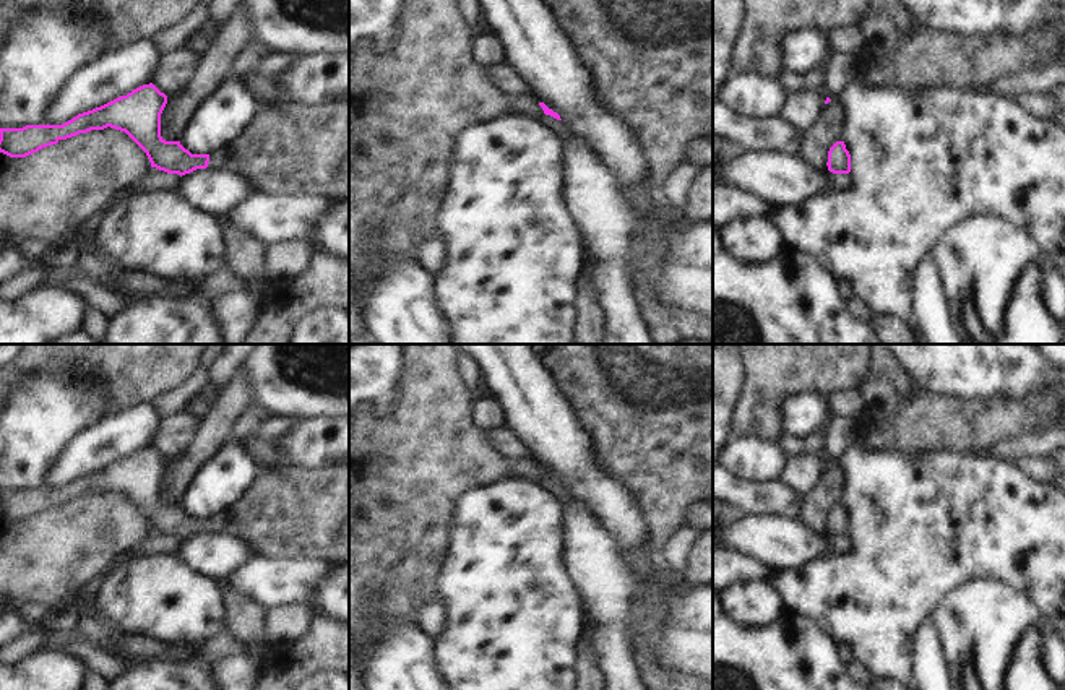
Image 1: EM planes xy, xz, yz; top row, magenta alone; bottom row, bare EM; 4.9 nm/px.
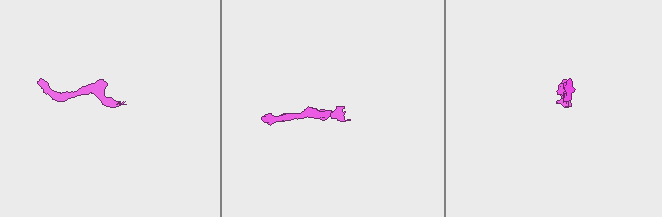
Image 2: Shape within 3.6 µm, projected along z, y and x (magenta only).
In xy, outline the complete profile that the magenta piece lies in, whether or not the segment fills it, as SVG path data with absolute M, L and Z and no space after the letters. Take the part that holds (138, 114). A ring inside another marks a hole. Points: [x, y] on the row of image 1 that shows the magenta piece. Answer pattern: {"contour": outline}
{"contour": "M143 84L62 125L0 128L0 153L26 157L60 140L104 130L125 132L148 156L151 167L180 177L196 169L231 170L261 193L308 193L349 198L349 101L326 106L265 106L244 136L211 154L192 154L180 141L161 136L167 96Z"}

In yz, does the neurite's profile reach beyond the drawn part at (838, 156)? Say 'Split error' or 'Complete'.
Complete.

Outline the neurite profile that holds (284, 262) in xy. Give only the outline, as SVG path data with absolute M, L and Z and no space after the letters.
M304 240L266 245L265 273L271 284L297 279L310 263L313 248Z

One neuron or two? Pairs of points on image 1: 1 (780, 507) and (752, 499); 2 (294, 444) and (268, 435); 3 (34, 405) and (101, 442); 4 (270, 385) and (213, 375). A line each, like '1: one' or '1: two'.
1: one
2: two
3: two
4: two

